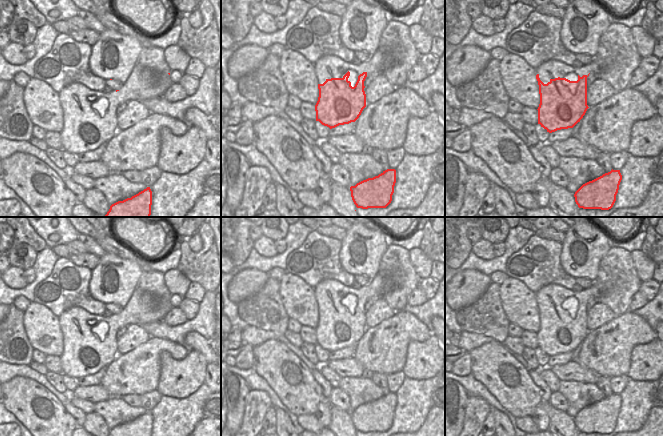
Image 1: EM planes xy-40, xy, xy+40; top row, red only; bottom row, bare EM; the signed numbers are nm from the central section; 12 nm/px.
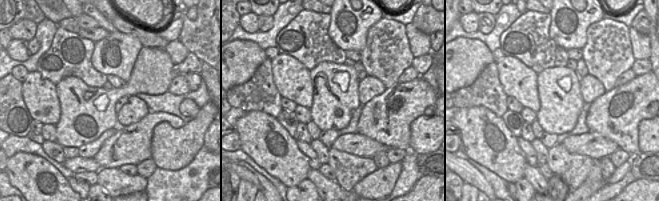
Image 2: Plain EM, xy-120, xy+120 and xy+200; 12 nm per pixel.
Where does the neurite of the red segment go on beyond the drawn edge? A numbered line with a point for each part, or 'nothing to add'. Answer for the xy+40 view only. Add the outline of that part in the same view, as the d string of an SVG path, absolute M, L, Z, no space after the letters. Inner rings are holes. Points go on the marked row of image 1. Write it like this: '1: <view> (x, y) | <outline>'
nothing to add

